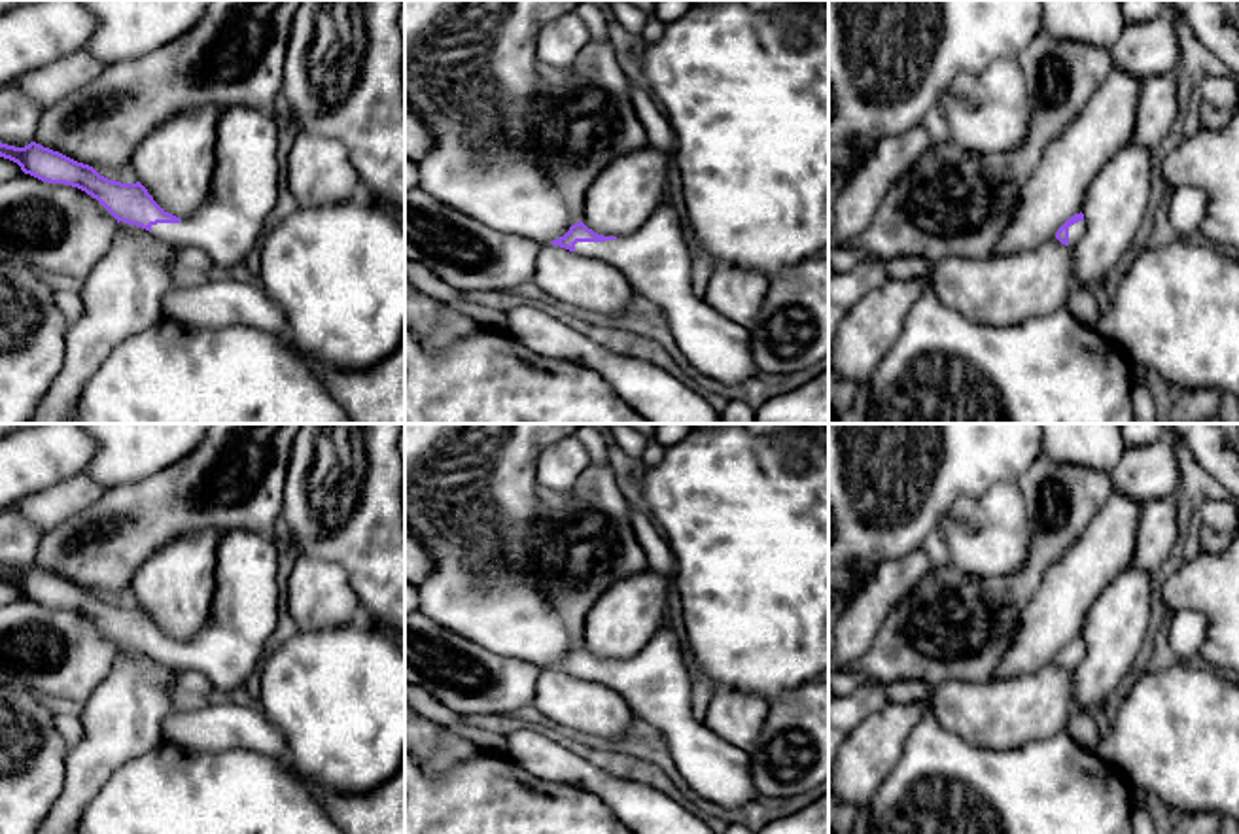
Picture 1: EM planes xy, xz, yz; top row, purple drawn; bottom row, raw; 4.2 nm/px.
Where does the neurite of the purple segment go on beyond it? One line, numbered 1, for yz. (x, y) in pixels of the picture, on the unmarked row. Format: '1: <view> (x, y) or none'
1: yz (1075, 655)

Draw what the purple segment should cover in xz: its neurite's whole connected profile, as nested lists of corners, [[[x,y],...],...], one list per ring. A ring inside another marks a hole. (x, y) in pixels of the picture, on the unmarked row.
[[[670,626],[658,628],[628,660],[603,660],[579,645],[550,668],[617,690],[636,717],[660,732],[683,781],[700,798],[726,809],[743,808],[759,798],[749,753],[732,747],[704,721],[694,719],[692,681]]]

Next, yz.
[[[1080,635],[1069,641],[1057,652],[1056,662],[1073,673],[1078,668],[1078,664],[1084,660],[1084,654],[1086,654],[1086,645],[1084,645],[1084,637]]]

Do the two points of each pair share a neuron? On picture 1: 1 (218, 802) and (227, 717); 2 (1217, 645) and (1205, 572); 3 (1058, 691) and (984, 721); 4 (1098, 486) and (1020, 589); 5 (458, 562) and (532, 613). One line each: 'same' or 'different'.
1: different
2: same
3: same
4: same
5: same

